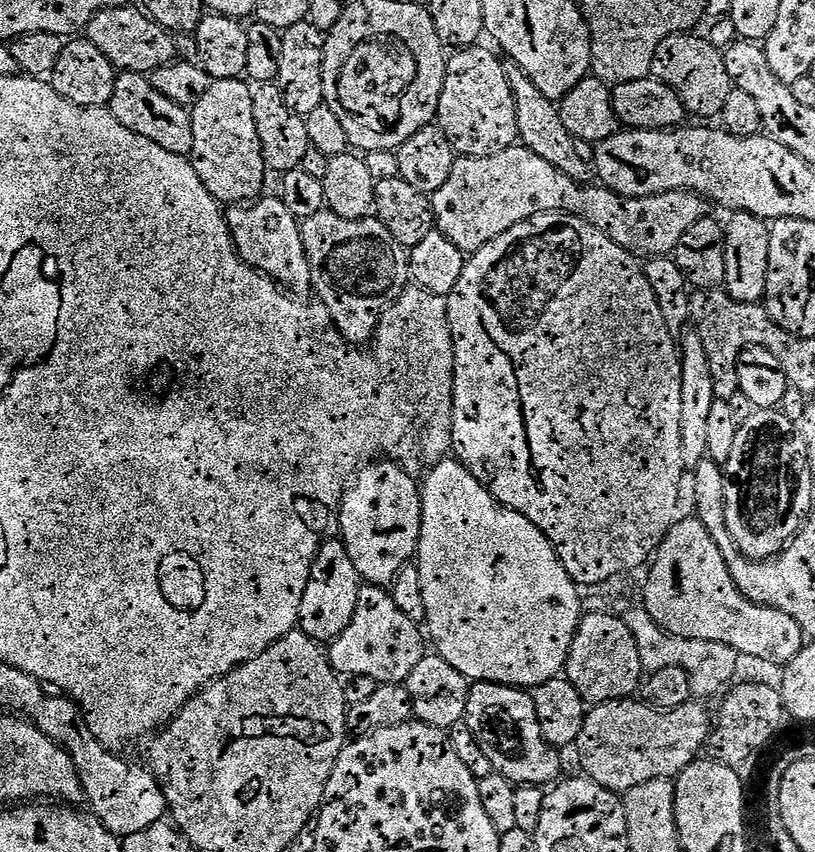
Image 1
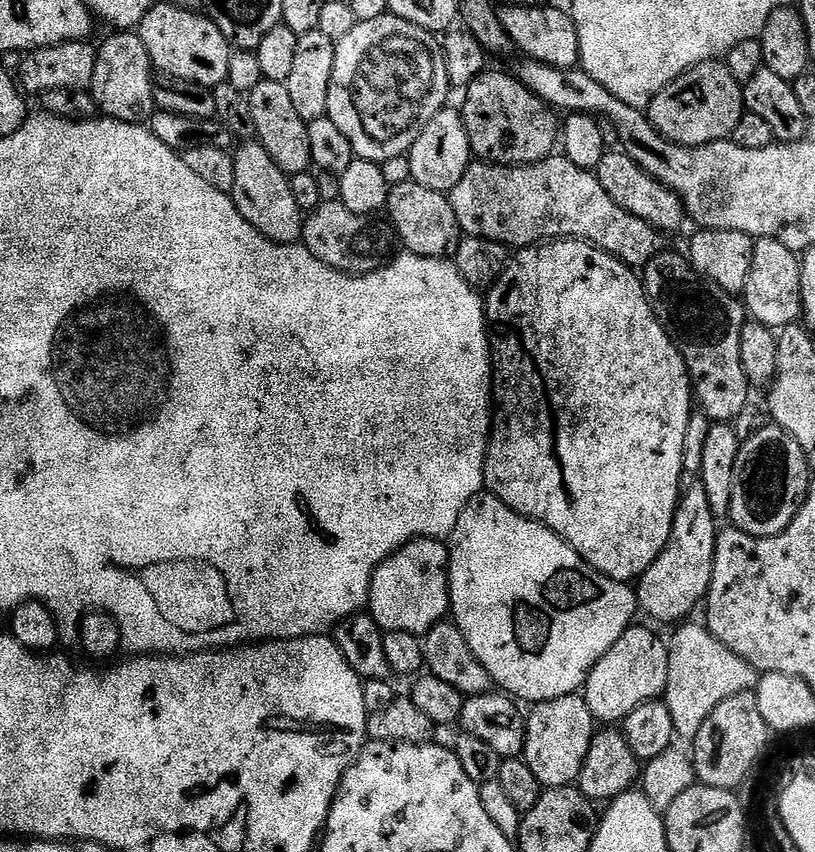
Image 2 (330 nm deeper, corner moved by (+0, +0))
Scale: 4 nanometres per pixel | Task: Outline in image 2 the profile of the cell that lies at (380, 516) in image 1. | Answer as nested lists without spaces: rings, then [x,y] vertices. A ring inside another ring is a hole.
[[[428,538],[413,539],[411,544],[412,548],[401,547],[376,564],[368,586],[366,608],[381,629],[423,634],[429,628],[439,625],[450,612],[448,573],[446,571],[448,550],[443,543],[433,542]]]

